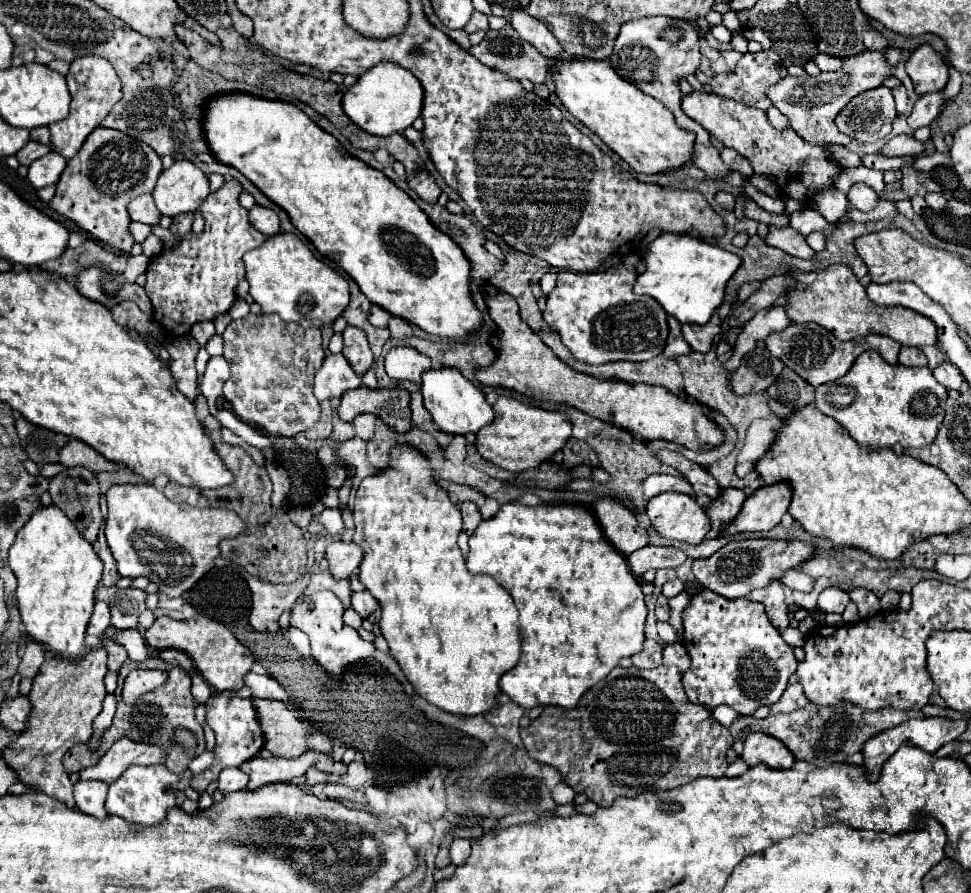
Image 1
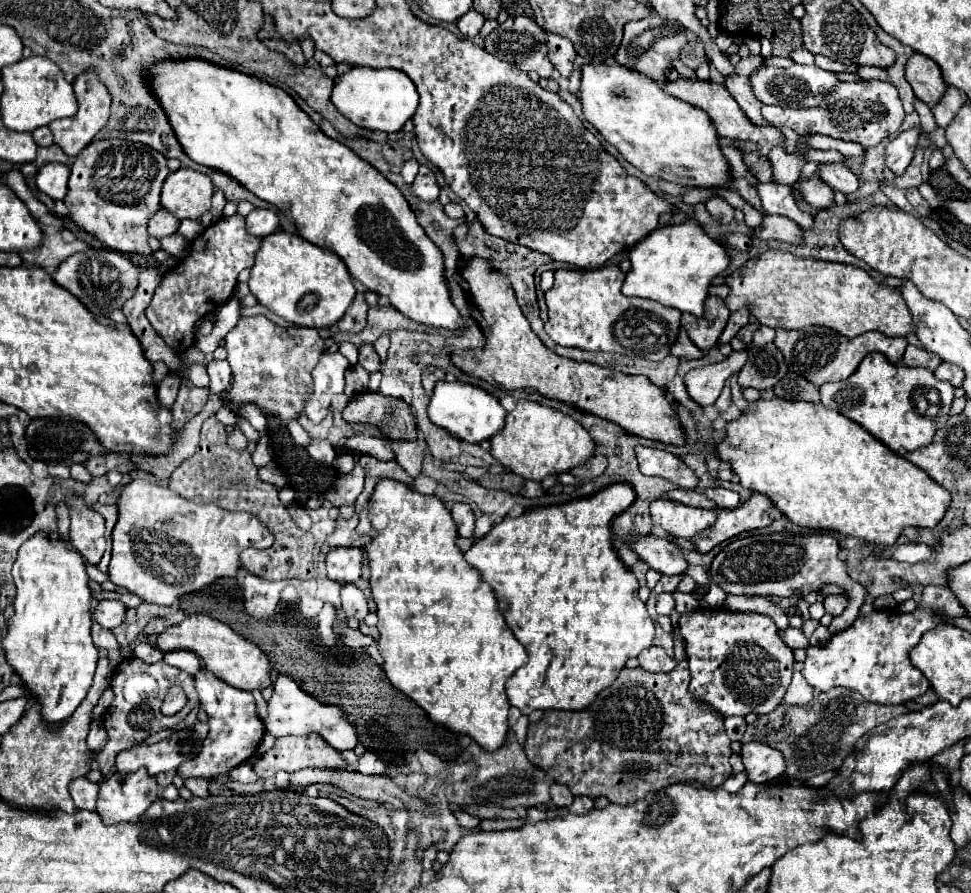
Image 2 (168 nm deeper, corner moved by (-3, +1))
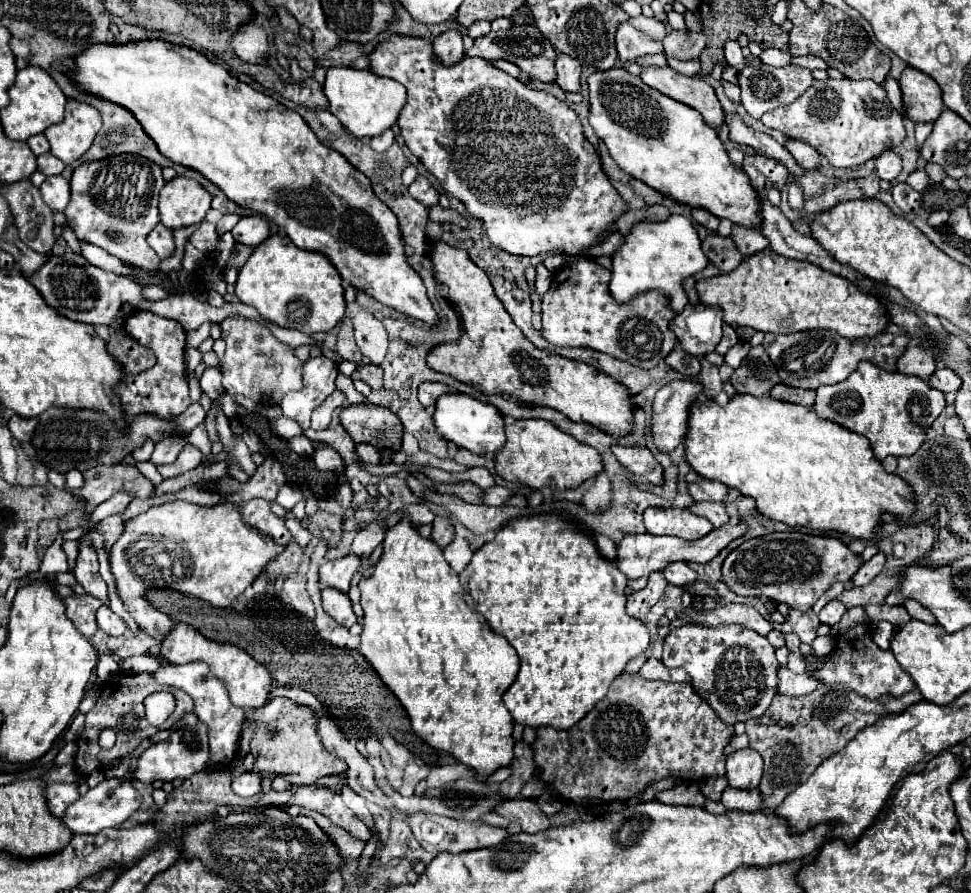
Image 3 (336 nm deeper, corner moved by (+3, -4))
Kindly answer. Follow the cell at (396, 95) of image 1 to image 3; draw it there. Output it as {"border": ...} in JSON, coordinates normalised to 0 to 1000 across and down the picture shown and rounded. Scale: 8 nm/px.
{"border":[[[340,75],[336,80],[334,106],[338,109],[340,127],[344,127],[350,138],[369,156],[381,156],[402,144],[418,115],[418,100],[410,91],[389,86],[383,80],[369,80],[365,75]]]}

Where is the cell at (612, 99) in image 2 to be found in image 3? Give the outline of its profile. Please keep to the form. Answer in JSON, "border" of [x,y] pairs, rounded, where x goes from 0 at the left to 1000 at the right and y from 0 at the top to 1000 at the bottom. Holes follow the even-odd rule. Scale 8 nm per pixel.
{"border":[[[643,75],[610,82],[606,86],[606,97],[608,140],[624,160],[630,178],[643,194],[692,225],[723,232],[739,245],[750,245],[756,252],[770,256],[783,254],[783,216],[774,209],[766,189],[754,185],[737,144],[731,144],[719,124],[674,102]],[[624,91],[626,120],[622,100]]]}

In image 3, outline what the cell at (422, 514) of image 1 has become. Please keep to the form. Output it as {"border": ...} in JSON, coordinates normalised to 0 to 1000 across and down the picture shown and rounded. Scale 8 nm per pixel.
{"border":[[[414,581],[398,592],[393,626],[387,630],[383,646],[371,651],[369,657],[373,664],[371,677],[375,682],[371,729],[414,787],[428,823],[443,837],[488,861],[496,872],[503,872],[515,859],[523,859],[529,850],[529,805],[517,778],[531,763],[533,733],[490,684],[488,673],[474,657],[472,644],[457,626],[457,619],[443,604],[433,601],[420,581]]]}

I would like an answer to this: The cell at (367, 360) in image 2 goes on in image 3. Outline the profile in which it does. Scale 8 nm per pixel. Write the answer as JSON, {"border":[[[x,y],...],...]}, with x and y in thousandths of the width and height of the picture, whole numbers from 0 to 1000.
{"border":[[[373,409],[373,411],[369,411],[369,422],[373,427],[377,427],[383,436],[393,436],[395,418],[393,418],[393,411],[389,411],[389,409]]]}

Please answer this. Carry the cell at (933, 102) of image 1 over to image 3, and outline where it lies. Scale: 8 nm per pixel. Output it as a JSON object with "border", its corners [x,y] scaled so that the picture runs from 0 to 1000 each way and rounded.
{"border":[[[910,169],[900,180],[902,180],[902,194],[904,194],[904,198],[908,203],[919,203],[927,194],[927,189],[929,189],[927,176],[923,171],[919,171],[919,169]]]}

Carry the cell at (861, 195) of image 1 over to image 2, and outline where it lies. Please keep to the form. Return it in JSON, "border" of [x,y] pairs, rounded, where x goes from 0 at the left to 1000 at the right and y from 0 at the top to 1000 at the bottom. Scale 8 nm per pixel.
{"border":[[[847,184],[844,199],[853,204],[859,213],[869,215],[869,217],[880,217],[886,211],[884,197],[867,184]]]}

